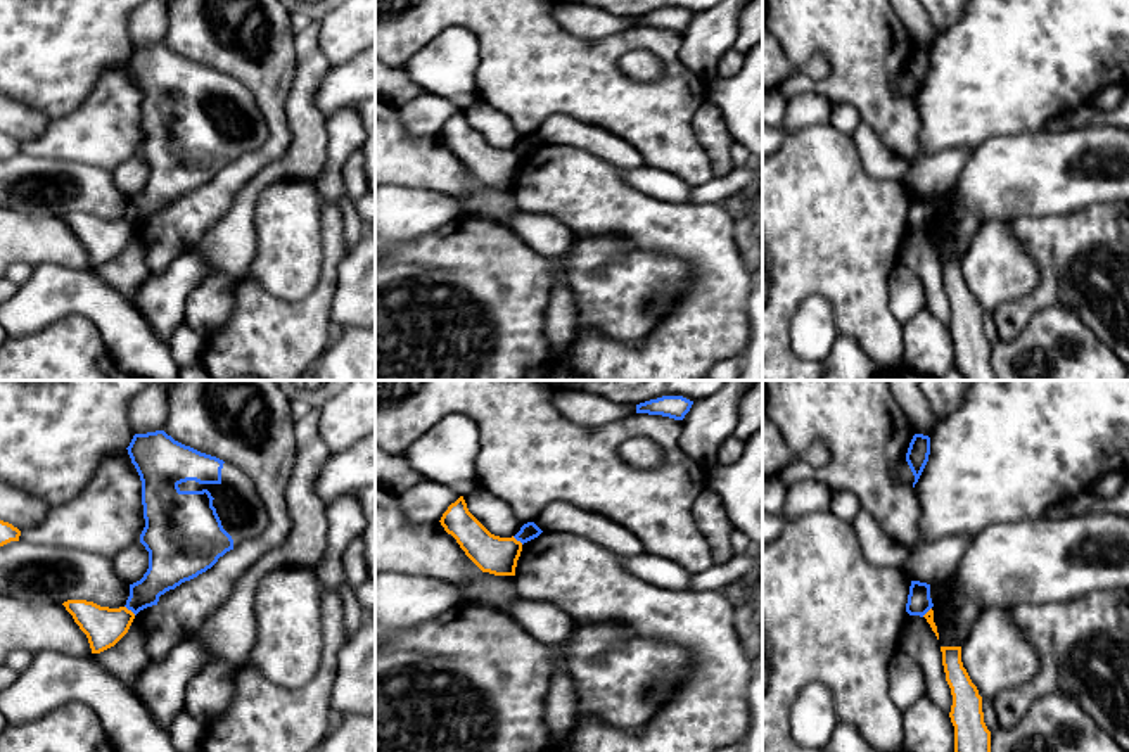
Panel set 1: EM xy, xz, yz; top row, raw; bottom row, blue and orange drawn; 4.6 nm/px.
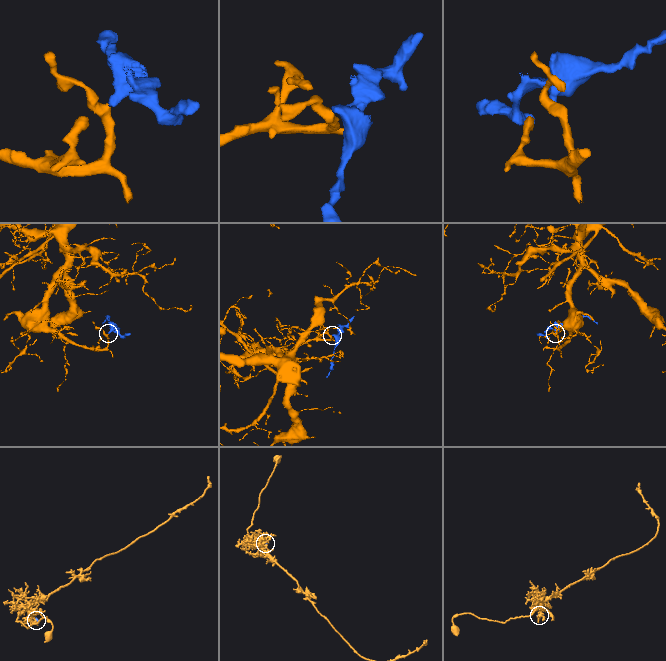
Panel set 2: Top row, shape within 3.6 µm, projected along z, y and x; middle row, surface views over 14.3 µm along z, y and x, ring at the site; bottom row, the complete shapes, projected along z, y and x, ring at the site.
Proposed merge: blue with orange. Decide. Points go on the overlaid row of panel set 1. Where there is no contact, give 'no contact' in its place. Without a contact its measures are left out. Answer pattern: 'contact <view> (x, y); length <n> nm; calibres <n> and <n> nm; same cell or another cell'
contact xy (130, 609); length 70 nm; calibres 180 and 180 nm; another cell

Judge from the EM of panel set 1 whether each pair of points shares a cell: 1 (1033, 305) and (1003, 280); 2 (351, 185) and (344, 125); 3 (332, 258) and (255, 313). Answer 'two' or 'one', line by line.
1: two
2: two
3: one

